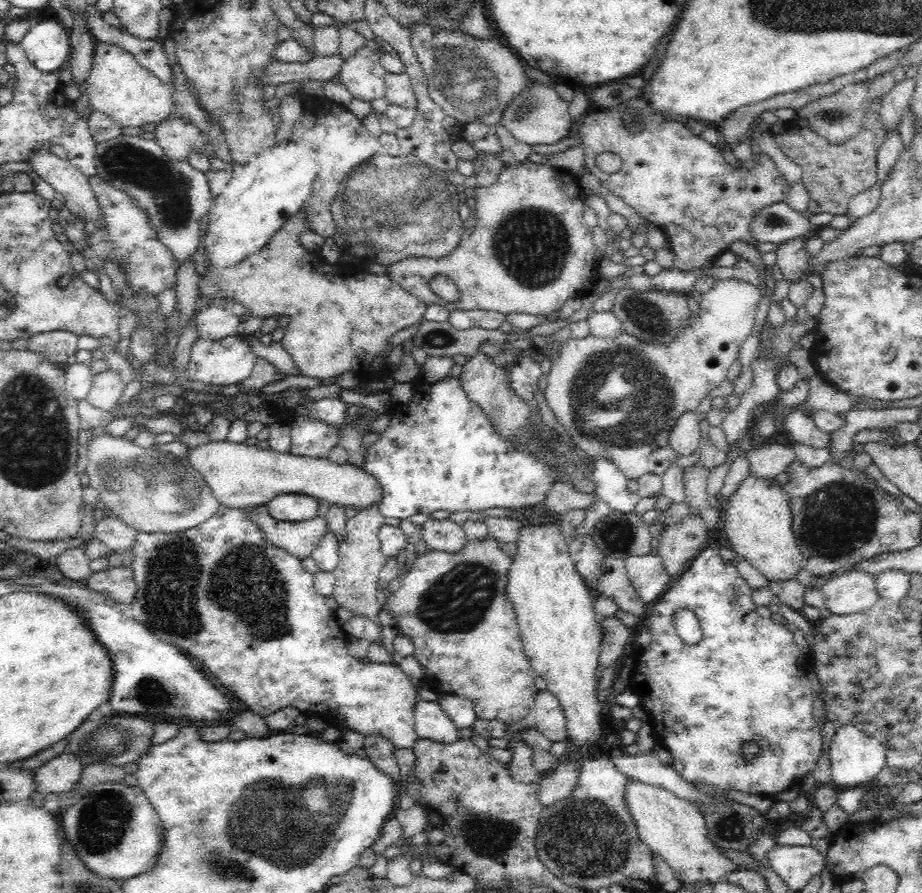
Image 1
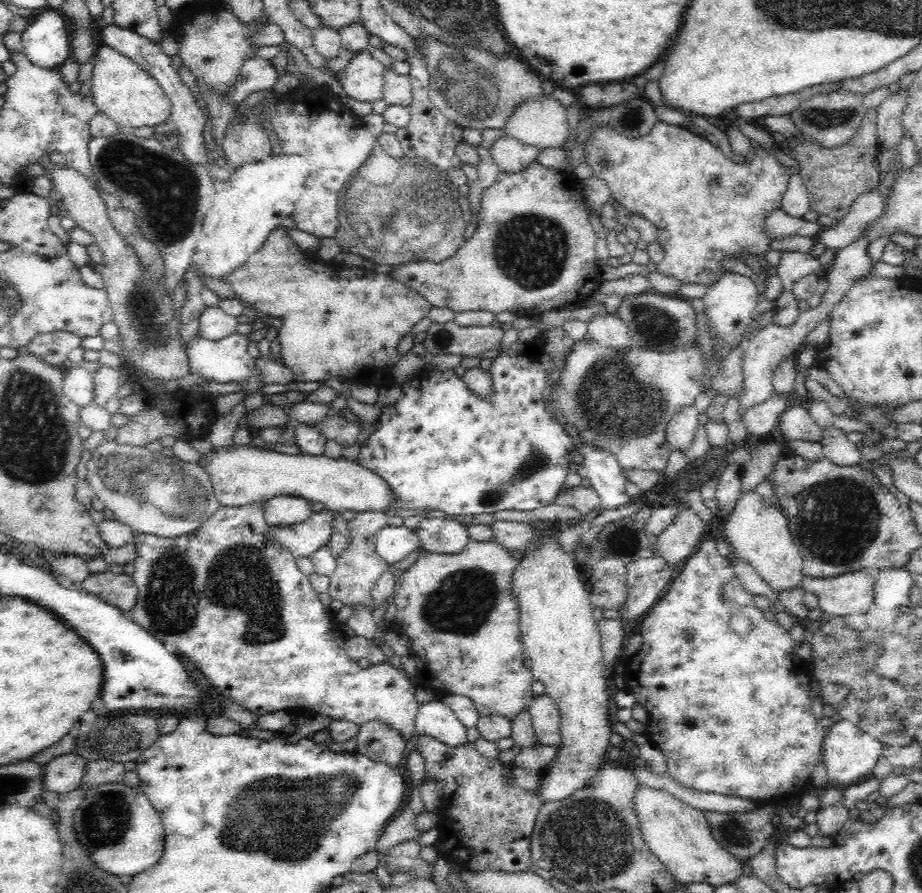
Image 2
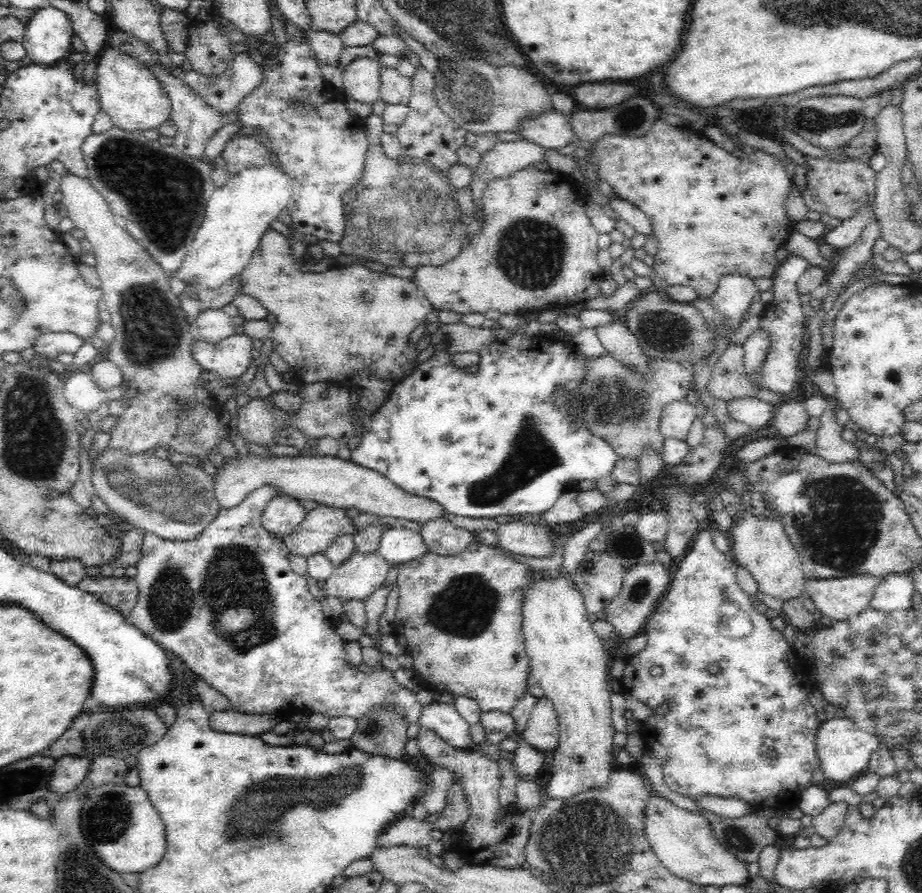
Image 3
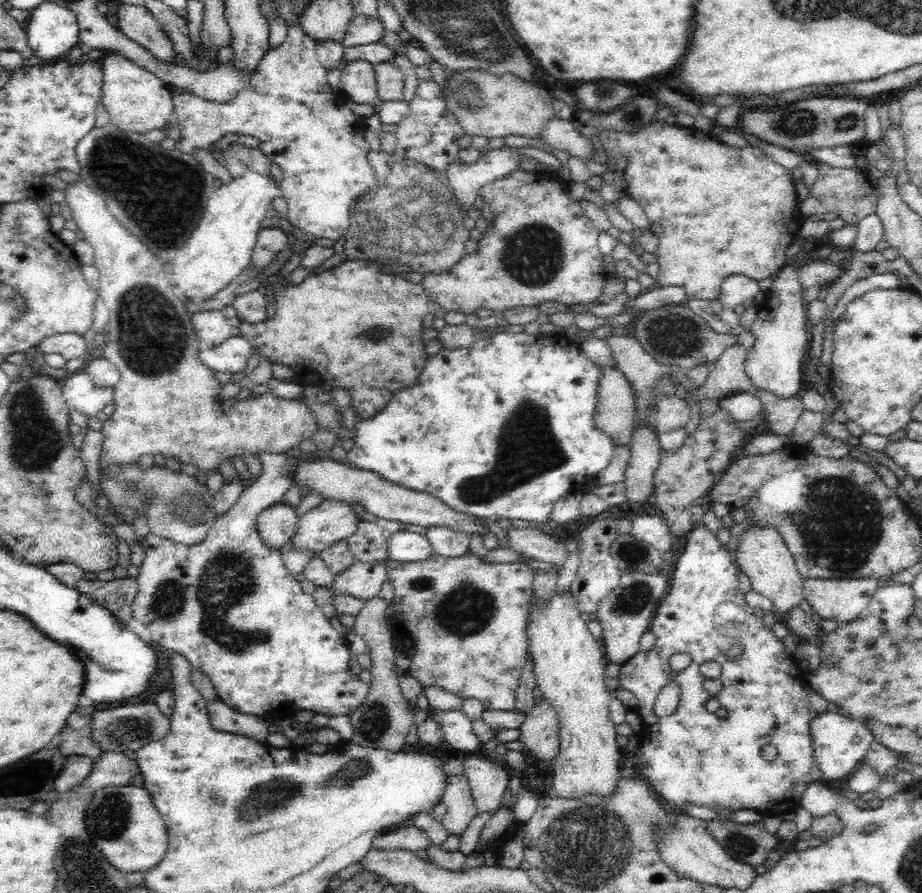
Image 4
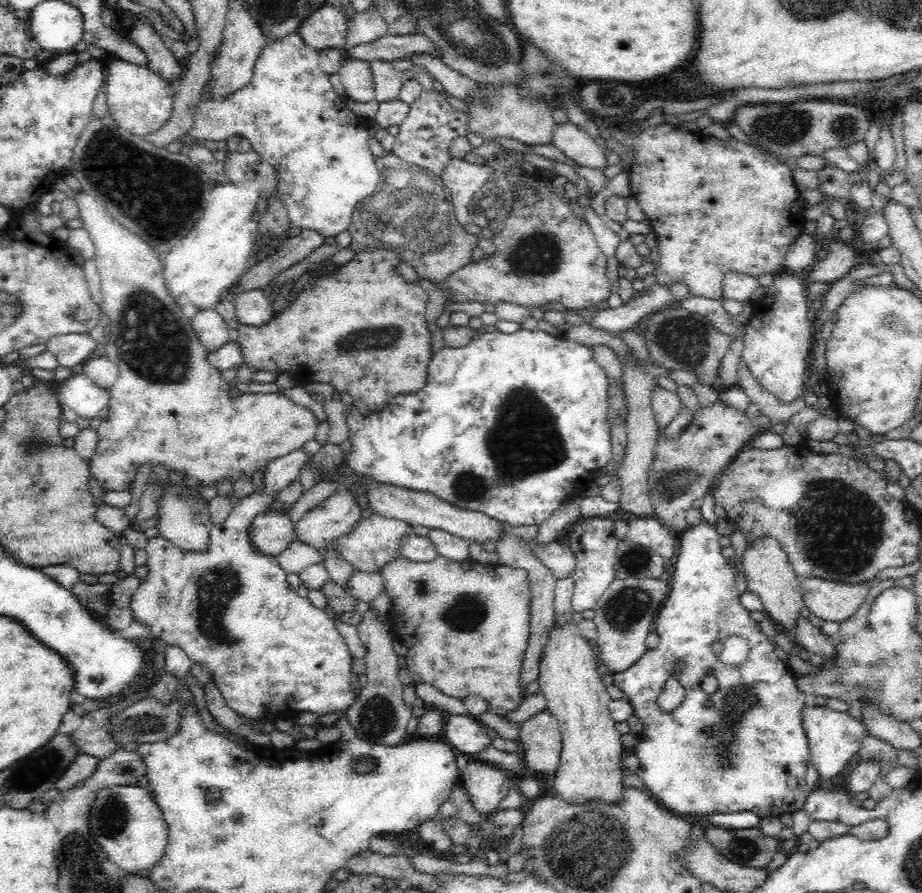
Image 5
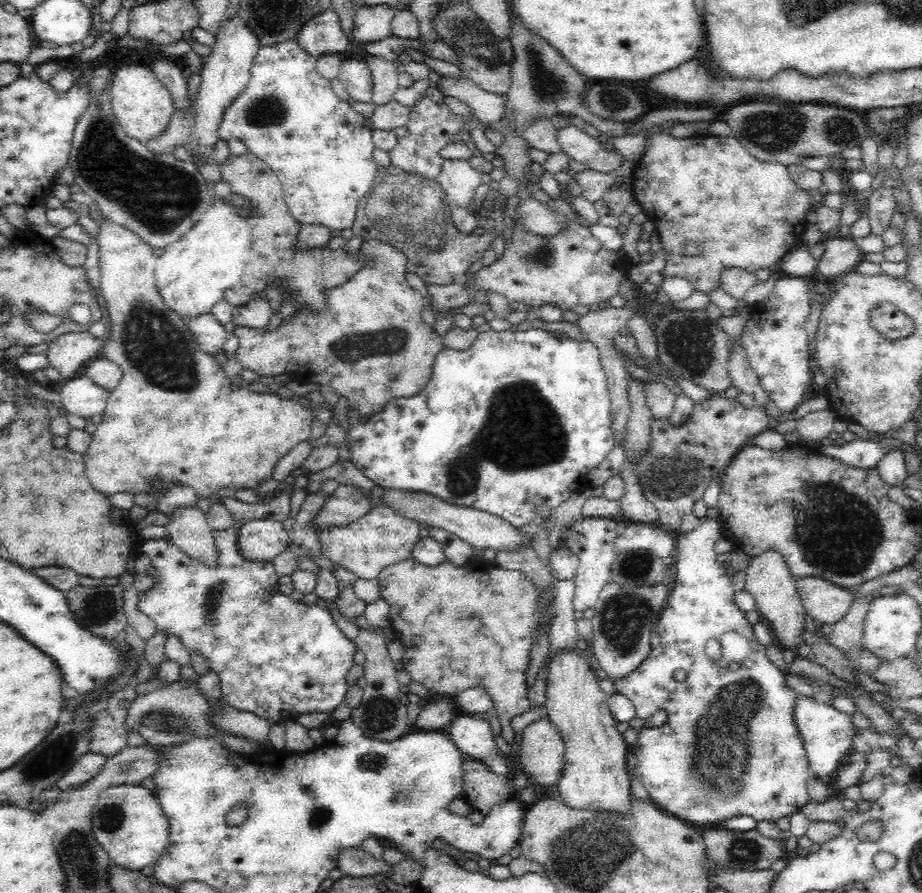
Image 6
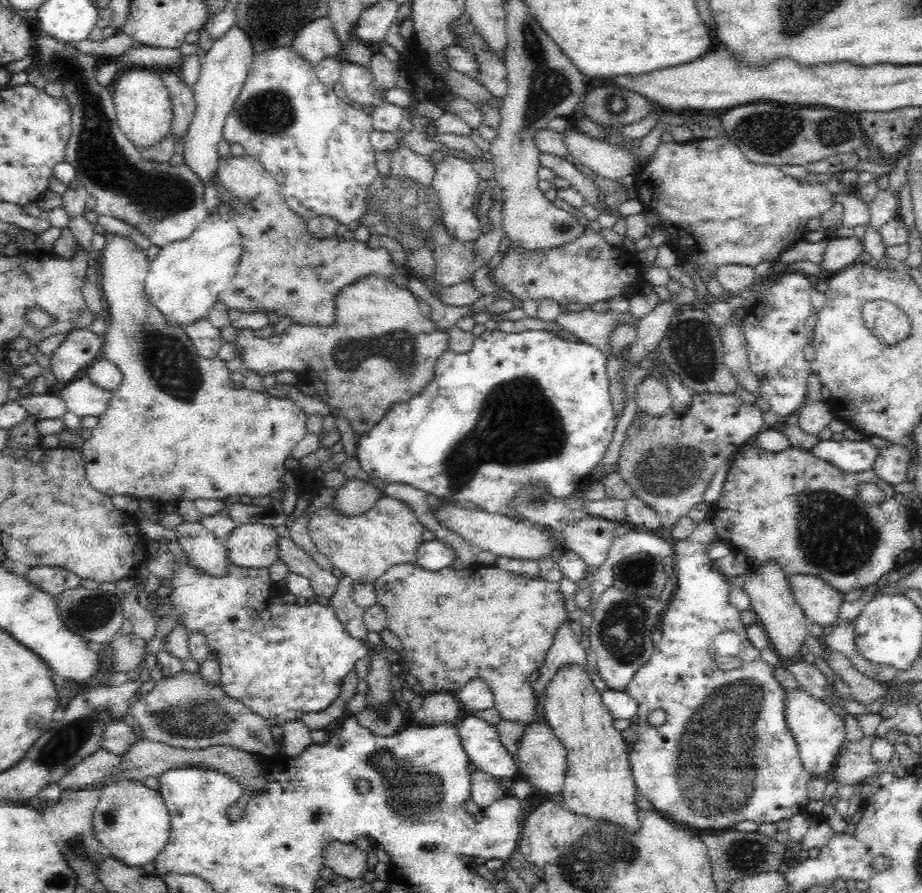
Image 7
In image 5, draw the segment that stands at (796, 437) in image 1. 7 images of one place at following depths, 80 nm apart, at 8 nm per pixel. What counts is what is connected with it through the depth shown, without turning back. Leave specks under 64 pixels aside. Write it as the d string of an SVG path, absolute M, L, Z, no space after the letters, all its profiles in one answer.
M743 362L740 364L738 373L740 379L737 384L750 397L752 403L758 404L761 414L768 417L770 431L782 434L792 416L806 407L803 397L798 397L790 403L780 402L771 392L756 382L756 378Z

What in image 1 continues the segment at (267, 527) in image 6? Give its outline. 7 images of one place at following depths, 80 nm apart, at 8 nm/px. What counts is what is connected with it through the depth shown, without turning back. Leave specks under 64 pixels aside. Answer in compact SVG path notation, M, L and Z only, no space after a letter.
M280 494L268 503L267 512L282 522L302 522L318 517L318 498L307 494Z

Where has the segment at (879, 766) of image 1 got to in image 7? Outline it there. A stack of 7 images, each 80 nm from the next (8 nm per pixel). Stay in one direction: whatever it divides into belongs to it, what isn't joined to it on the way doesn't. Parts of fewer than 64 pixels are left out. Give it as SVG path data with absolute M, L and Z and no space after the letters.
M803 689L785 692L786 698L786 723L790 733L796 739L800 758L804 761L804 770L823 778L826 773L832 773L848 740L845 726L845 717L836 715L831 708L820 699L814 699Z

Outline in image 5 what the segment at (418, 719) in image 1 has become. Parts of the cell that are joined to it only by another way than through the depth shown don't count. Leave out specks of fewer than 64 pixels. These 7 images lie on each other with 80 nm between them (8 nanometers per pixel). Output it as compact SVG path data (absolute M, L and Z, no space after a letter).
M447 715L443 739L451 744L457 753L476 757L490 744L490 738L485 734L486 727L468 715Z

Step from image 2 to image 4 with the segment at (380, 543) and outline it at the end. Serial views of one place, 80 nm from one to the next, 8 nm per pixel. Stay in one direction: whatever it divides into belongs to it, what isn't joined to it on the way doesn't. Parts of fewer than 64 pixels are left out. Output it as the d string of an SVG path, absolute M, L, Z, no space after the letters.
M402 529L394 532L386 542L387 561L418 562L418 560L428 558L428 555L432 553L426 534Z

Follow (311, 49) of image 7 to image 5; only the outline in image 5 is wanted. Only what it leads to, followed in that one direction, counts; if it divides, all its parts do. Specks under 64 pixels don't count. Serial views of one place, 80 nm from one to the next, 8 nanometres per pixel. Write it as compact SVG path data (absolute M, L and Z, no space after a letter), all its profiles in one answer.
M325 1L306 16L298 30L304 42L314 50L343 48L349 20L342 8Z

